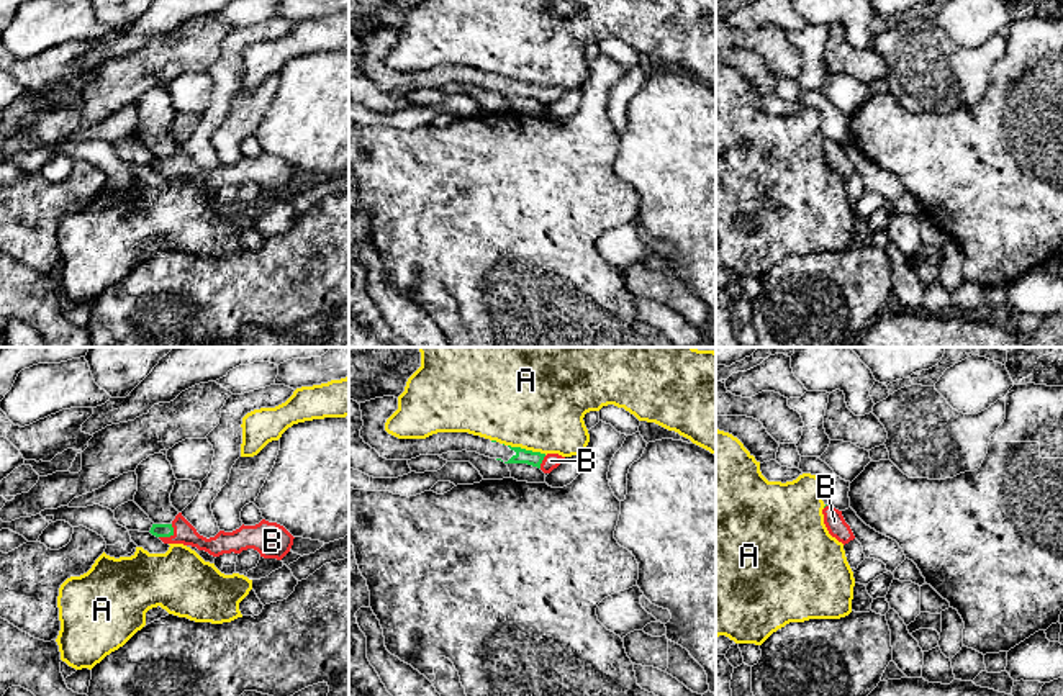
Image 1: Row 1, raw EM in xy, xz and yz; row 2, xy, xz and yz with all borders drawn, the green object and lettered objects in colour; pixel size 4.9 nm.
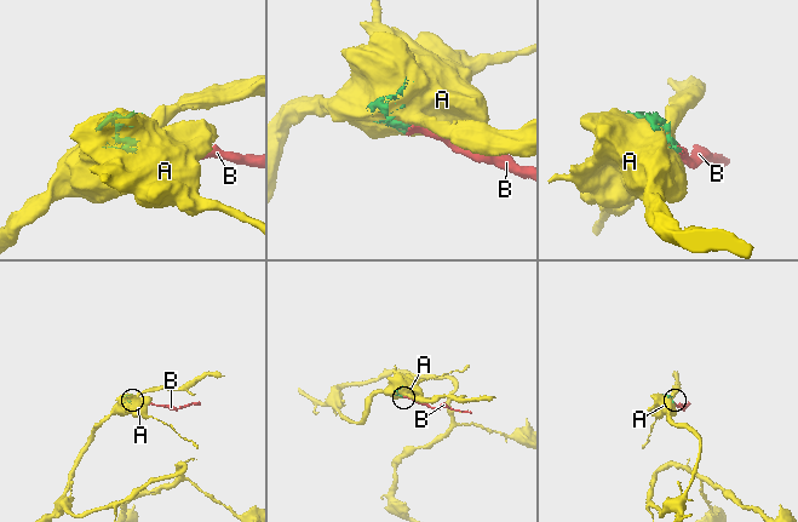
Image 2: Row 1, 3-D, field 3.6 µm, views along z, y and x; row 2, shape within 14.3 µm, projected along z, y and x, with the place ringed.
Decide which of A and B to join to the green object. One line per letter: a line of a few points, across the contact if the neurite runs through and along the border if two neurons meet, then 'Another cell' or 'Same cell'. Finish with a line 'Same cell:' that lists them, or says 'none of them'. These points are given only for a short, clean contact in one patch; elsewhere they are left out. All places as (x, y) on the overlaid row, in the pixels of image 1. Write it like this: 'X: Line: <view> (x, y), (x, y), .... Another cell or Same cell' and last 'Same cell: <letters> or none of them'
A: Another cell
B: Line: xy (158, 529), (169, 536), (184, 533). Same cell
Same cell: B

